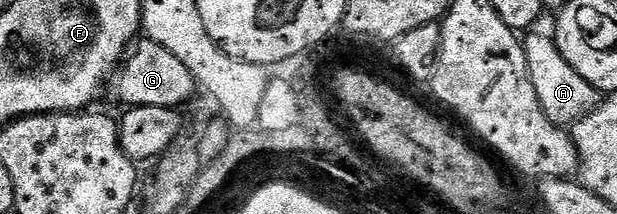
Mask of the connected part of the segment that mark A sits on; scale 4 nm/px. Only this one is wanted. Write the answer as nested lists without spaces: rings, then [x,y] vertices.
[[[539,29],[532,30],[523,39],[525,61],[529,65],[529,81],[533,81],[533,89],[537,93],[537,101],[541,101],[541,109],[545,109],[545,117],[564,129],[570,128],[579,119],[583,119],[601,102],[601,92],[589,85],[565,57],[561,57],[561,49],[557,49],[554,38],[550,34],[542,35]]]

